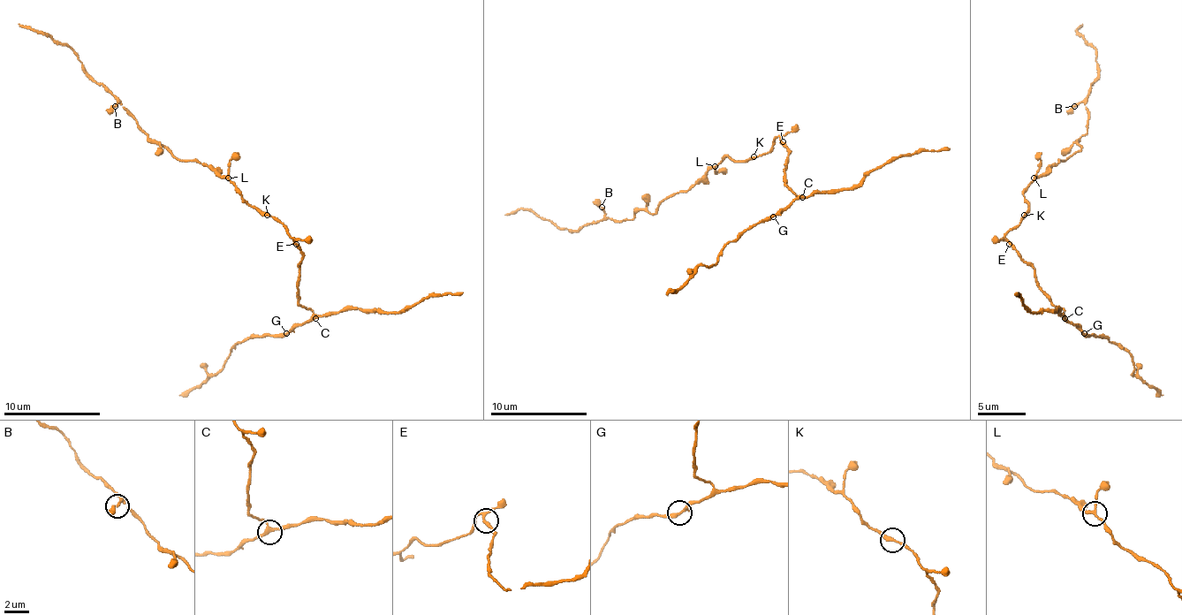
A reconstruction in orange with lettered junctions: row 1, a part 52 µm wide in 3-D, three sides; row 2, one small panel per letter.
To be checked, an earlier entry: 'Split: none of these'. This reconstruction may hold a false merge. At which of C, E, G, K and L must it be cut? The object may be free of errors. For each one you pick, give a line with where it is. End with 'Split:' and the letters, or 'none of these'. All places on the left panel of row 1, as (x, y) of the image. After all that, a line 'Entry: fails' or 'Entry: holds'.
Split: none of these
Entry: holds

